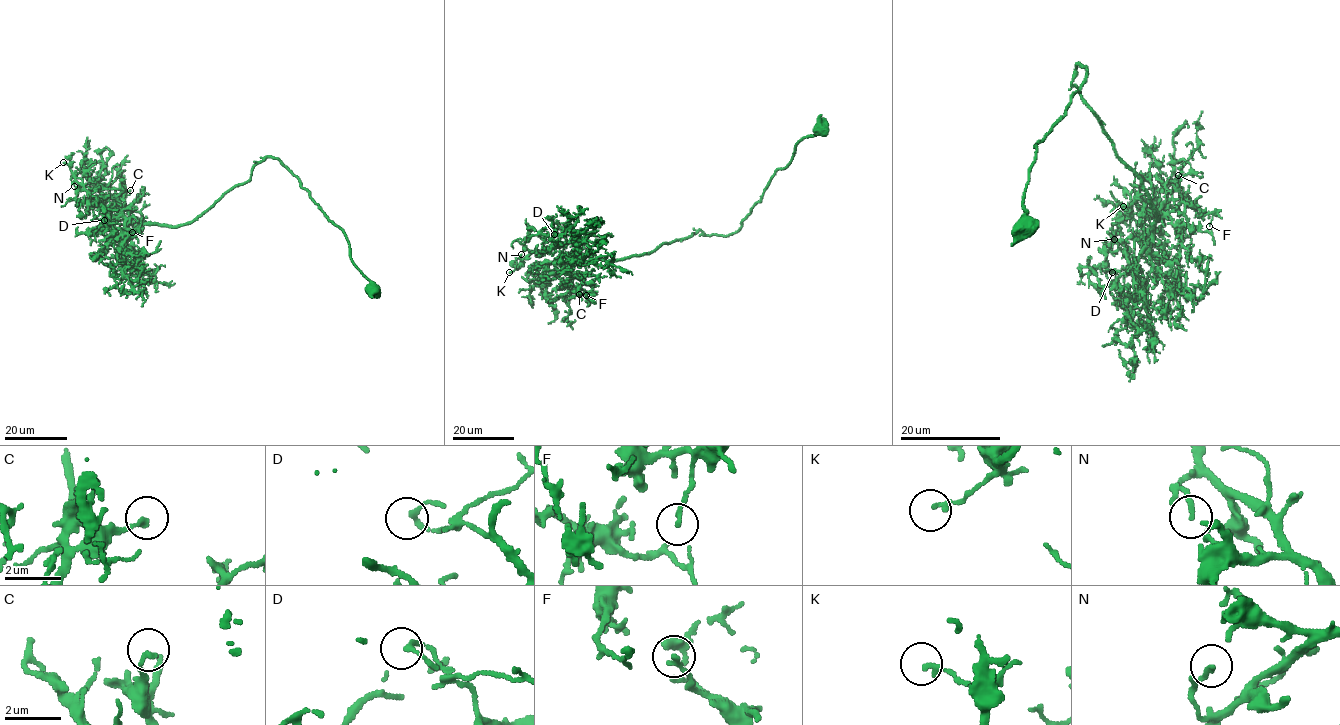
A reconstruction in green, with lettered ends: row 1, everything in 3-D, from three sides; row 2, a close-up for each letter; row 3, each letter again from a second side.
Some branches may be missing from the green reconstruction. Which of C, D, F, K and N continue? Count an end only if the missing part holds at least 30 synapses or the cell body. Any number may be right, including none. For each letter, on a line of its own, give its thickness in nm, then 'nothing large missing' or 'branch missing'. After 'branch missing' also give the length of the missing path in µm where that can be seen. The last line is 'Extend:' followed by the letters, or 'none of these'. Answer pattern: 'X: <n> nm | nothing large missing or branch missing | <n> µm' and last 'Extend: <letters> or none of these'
C: 180 nm | nothing large missing
D: 140 nm | nothing large missing
F: 170 nm | nothing large missing
K: 180 nm | nothing large missing
N: 190 nm | nothing large missing
Extend: none of these

